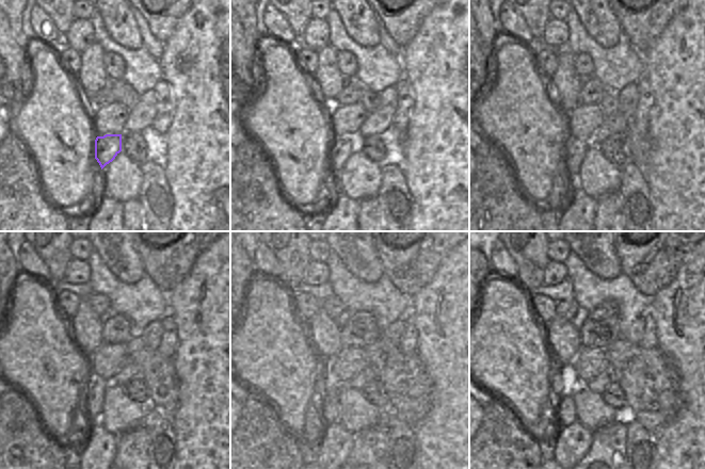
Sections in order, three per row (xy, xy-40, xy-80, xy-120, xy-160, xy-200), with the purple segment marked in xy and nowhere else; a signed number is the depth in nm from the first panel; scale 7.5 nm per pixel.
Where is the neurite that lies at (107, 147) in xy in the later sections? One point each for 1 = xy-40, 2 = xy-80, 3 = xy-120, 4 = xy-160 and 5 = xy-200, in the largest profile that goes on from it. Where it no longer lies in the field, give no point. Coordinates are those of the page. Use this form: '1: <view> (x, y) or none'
1: xy-40 (343, 146)
2: xy-80 (576, 149)
3: xy-120 (94, 395)
4: xy-160 (330, 405)
5: xy-200 (565, 408)

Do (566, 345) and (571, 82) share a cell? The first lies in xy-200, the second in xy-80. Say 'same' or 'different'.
same

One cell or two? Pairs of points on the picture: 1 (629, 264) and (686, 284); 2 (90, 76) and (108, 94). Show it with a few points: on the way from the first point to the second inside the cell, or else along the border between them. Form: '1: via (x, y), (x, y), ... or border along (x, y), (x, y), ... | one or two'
1: border along (685, 257), (674, 278), (654, 295) | two
2: border along (109, 81), (94, 93), (87, 94) | two

